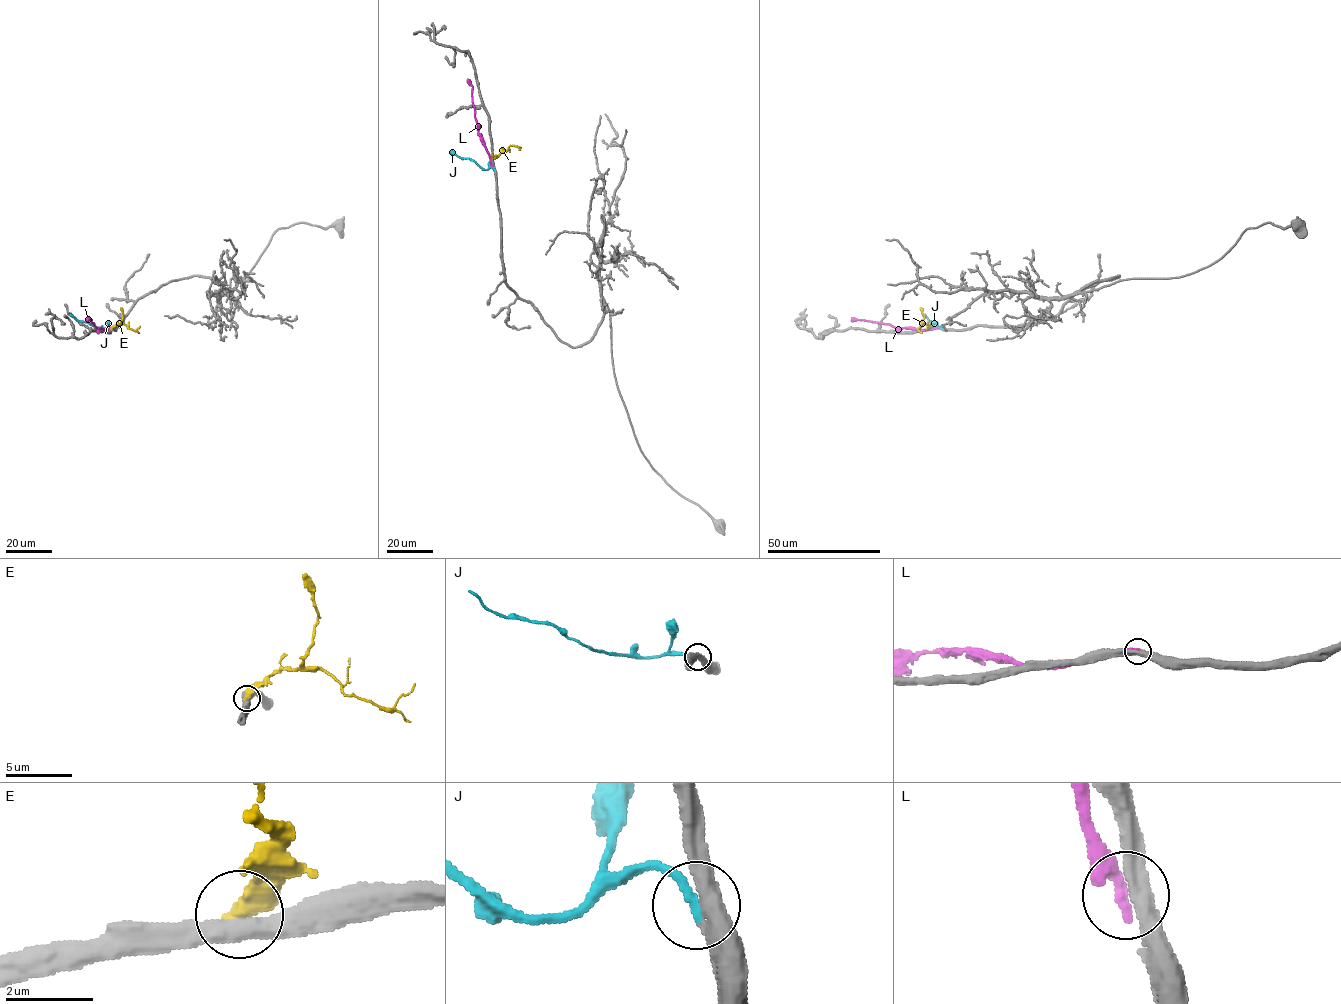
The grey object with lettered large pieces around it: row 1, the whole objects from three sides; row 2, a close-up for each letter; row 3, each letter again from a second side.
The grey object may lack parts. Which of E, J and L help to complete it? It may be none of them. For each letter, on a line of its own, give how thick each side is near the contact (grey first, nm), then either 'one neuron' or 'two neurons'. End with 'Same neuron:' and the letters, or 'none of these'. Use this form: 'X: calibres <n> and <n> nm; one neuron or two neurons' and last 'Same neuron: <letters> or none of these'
E: calibres 420 and 550 nm; two neurons
J: calibres 460 and 240 nm; one neuron
L: calibres 400 and 380 nm; two neurons
Same neuron: J

